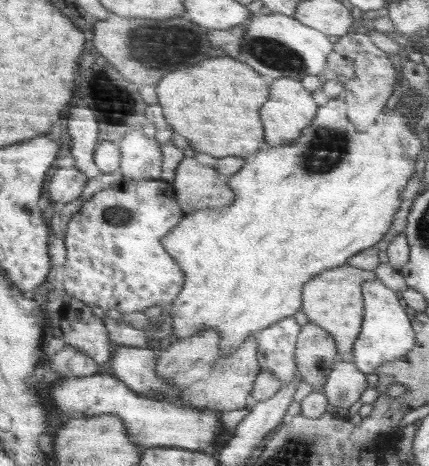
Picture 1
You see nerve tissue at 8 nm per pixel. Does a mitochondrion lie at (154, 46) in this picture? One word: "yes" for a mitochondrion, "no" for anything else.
yes

